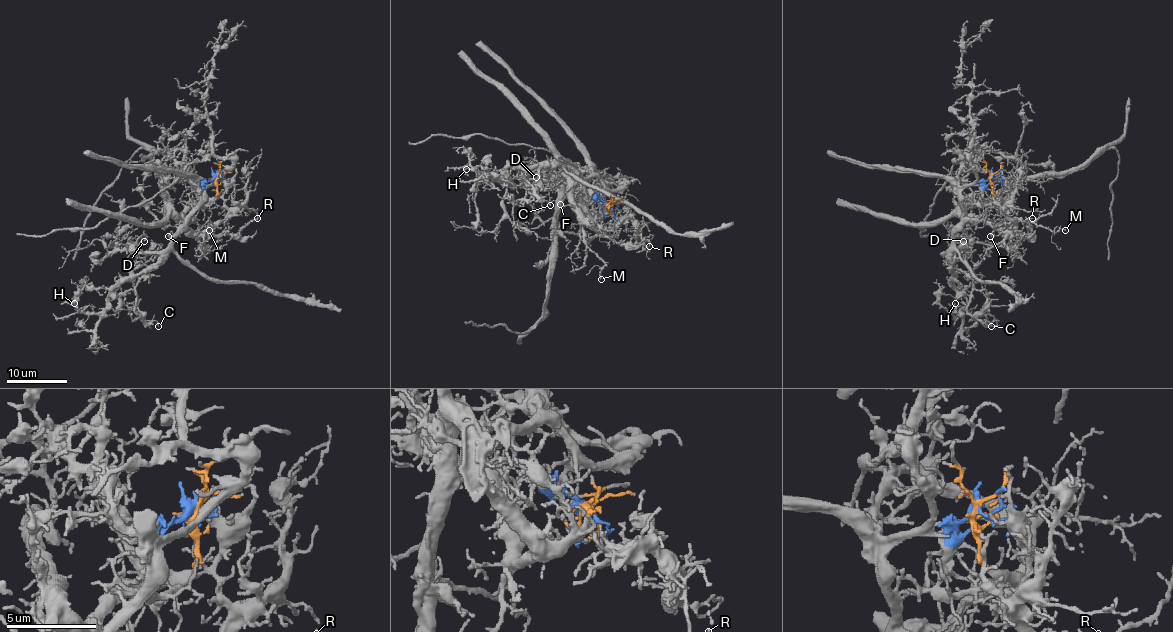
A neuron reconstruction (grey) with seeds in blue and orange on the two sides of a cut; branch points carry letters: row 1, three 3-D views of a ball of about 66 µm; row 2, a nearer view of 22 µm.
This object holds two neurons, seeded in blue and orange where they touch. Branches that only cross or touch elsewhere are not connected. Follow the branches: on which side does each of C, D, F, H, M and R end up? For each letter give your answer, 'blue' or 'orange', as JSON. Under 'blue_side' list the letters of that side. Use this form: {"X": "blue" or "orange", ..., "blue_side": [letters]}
{"C": "blue", "D": "blue", "F": "orange", "H": "blue", "M": "orange", "R": "orange", "blue_side": ["C", "D", "H"]}

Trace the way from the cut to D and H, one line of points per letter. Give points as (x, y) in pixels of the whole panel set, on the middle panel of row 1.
D: (608, 206), (593, 193), (587, 180), (556, 162), (540, 163), (526, 177), (537, 174), (538, 177), (535, 177)
H: (608, 206), (593, 193), (587, 180), (556, 165), (509, 166), (497, 180), (466, 169)

